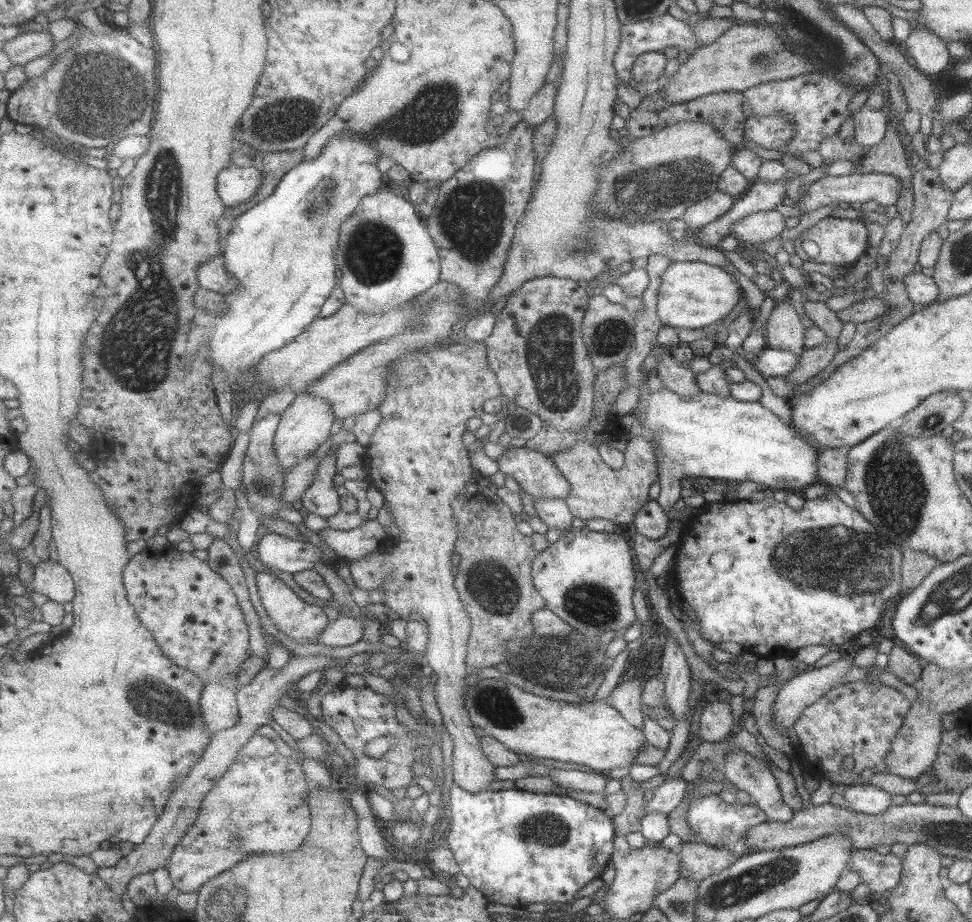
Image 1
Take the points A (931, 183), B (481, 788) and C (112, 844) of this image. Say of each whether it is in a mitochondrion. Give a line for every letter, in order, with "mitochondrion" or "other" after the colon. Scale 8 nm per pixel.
A: other
B: other
C: other

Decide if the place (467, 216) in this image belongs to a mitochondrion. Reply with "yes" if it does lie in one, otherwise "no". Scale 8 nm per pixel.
yes

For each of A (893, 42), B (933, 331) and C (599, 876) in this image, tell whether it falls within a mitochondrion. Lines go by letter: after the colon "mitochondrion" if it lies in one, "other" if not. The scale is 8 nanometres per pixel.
A: other
B: other
C: other

